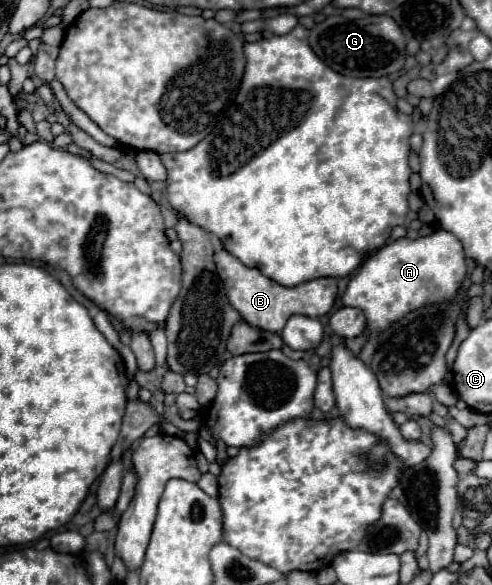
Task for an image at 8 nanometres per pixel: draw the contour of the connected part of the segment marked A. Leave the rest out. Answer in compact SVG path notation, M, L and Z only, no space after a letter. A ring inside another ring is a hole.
M437 230L429 236L409 240L399 238L377 250L359 272L351 278L343 304L353 304L361 308L367 316L367 326L377 334L389 324L397 322L405 312L421 308L421 304L433 304L451 300L457 294L461 280L465 278L465 254L461 242L445 230Z

